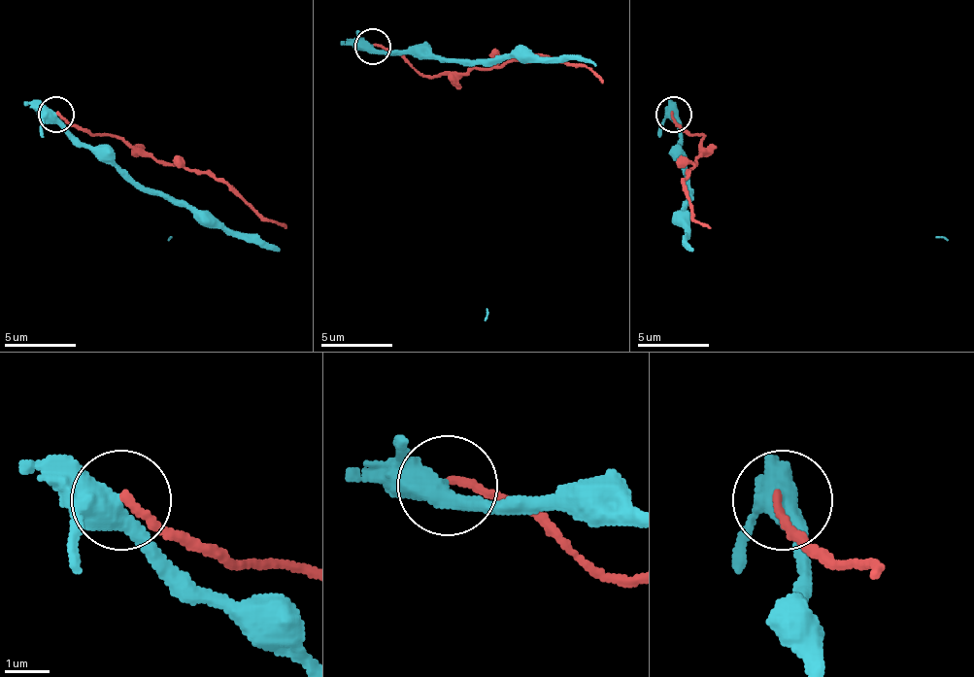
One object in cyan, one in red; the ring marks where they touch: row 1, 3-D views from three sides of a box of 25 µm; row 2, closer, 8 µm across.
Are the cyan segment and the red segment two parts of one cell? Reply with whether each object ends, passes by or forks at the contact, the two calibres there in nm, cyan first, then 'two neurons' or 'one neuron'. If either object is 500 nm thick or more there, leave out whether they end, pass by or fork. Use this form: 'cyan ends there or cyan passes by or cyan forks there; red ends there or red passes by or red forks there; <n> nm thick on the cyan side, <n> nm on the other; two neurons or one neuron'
500 nm thick on the cyan side, 170 nm on the other; two neurons

